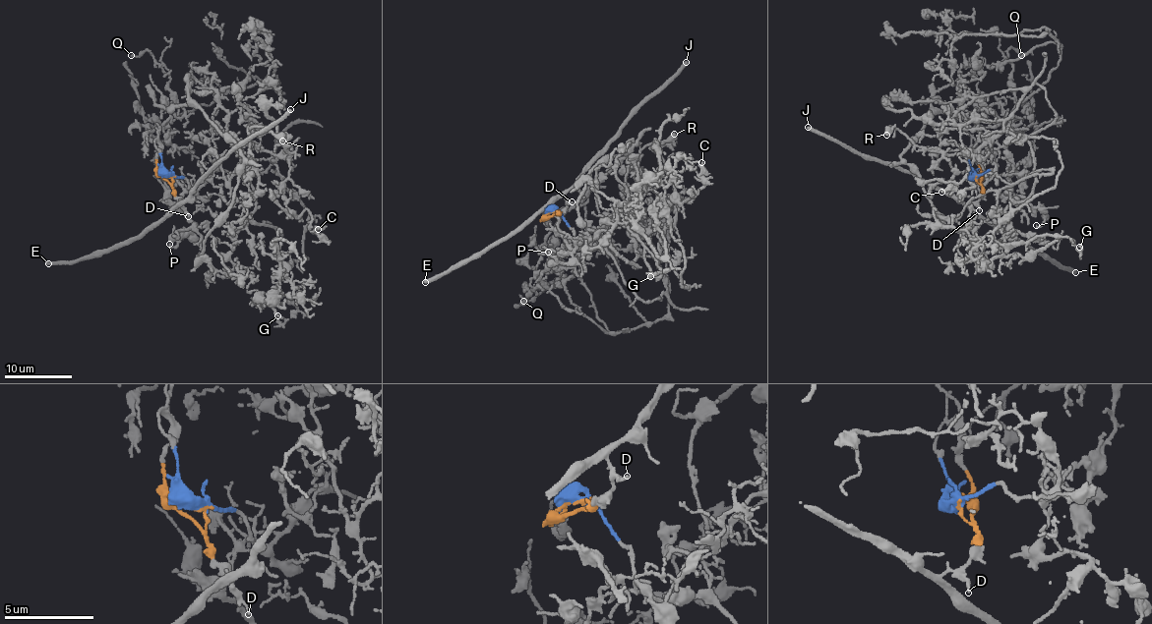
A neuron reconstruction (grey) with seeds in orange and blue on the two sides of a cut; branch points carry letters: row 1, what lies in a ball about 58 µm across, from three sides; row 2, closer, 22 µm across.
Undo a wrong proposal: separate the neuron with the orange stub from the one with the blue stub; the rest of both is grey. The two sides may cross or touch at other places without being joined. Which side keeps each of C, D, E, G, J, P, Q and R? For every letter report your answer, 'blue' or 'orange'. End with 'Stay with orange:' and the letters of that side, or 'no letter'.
C: blue
D: orange
E: orange
G: blue
J: orange
P: blue
Q: blue
R: blue
Stay with orange: D, E, J

